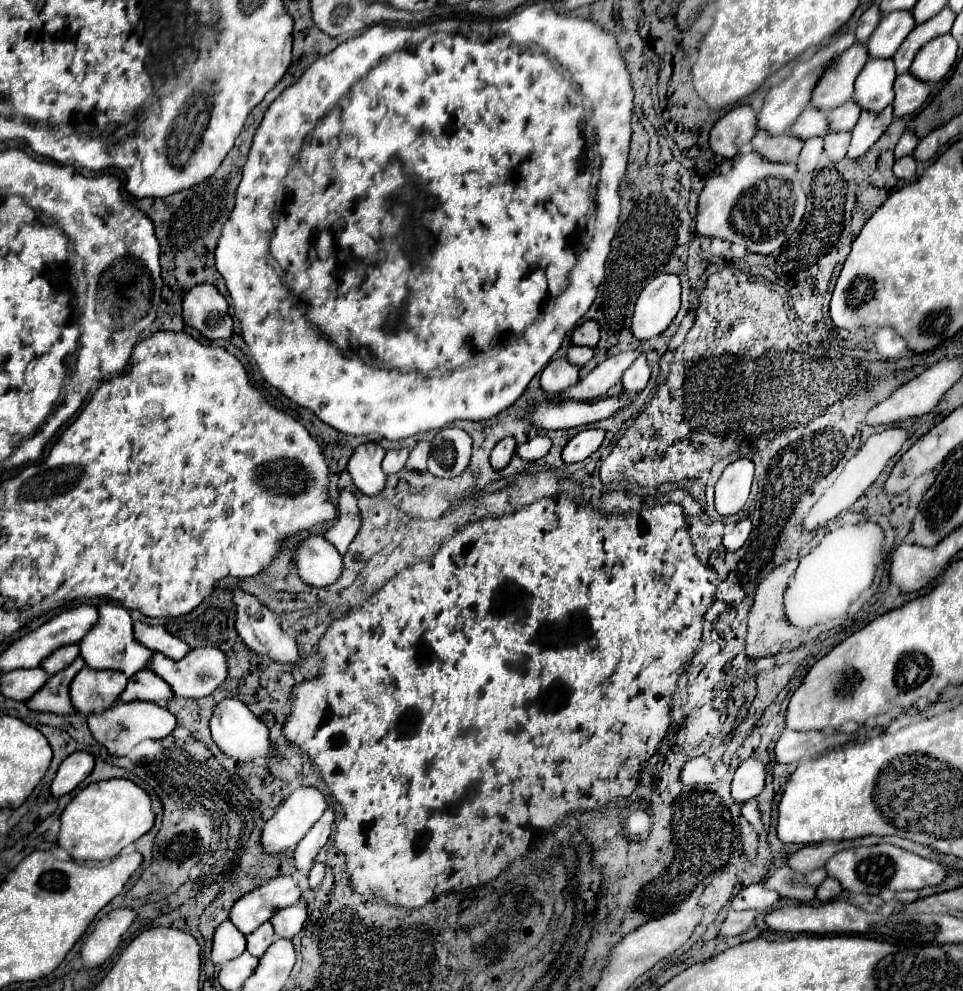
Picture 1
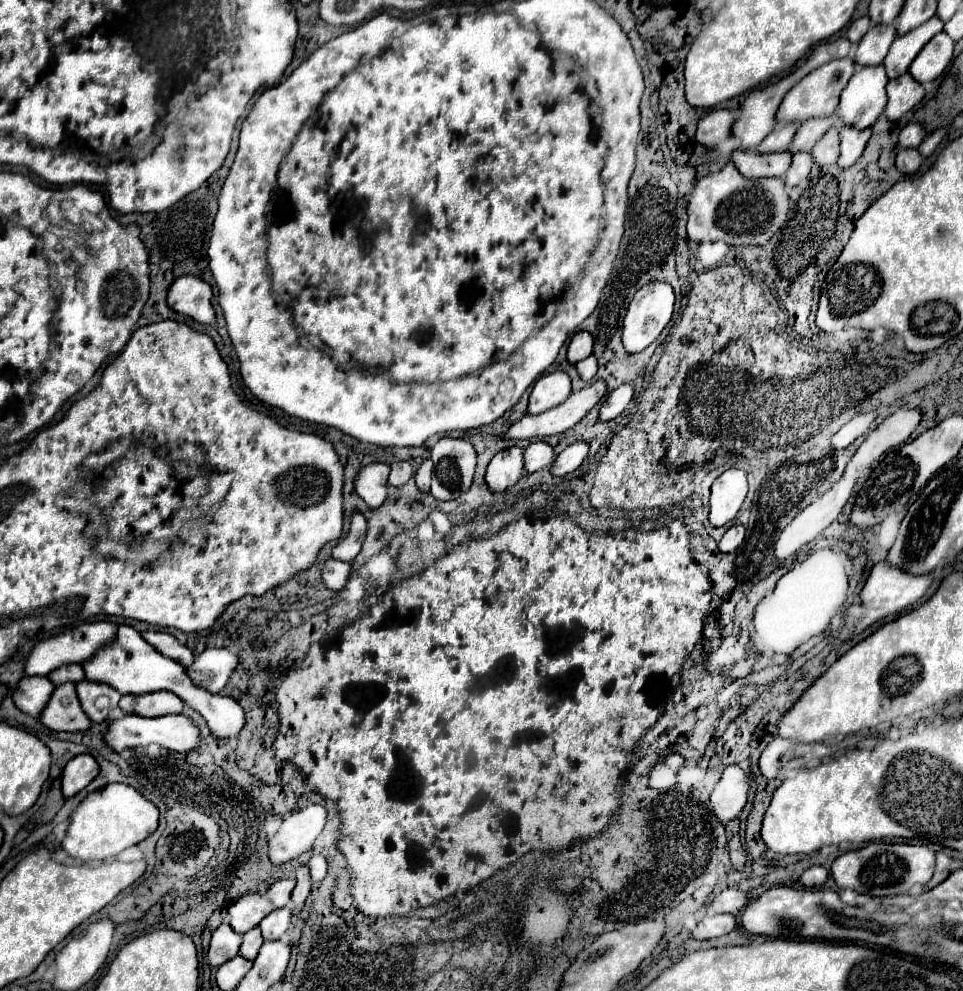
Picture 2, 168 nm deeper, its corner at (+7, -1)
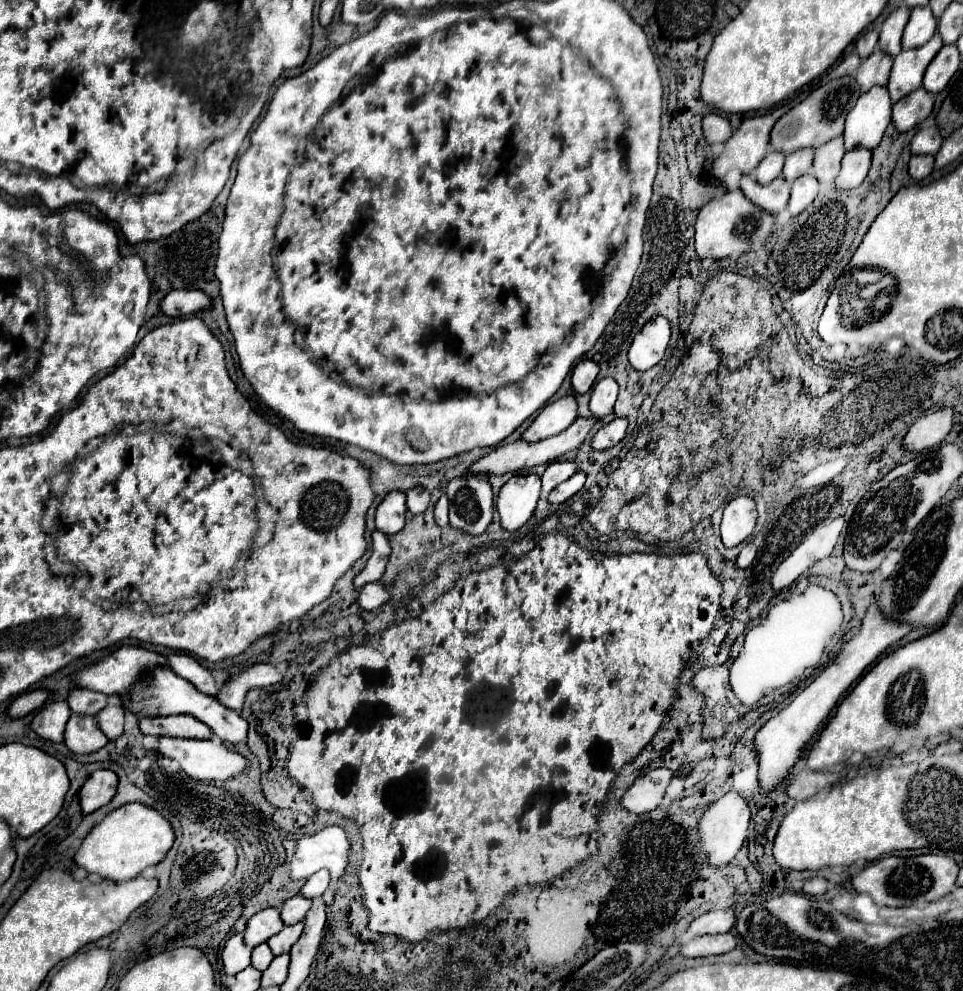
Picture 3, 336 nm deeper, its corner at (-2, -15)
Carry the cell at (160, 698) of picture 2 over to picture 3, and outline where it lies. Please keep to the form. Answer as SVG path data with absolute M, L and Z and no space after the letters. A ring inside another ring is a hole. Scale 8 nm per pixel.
M192 715L142 717L138 727L144 735L186 737L186 739L210 739L212 737L212 731Z

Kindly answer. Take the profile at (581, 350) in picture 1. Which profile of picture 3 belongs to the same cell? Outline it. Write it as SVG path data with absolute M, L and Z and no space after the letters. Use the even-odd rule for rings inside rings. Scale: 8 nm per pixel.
M604 377L604 379L596 381L592 387L592 397L590 397L592 415L602 419L608 413L612 413L616 397L618 397L618 385L612 377Z

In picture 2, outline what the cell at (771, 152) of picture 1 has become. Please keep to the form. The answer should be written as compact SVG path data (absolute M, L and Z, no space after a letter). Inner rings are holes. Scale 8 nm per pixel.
M737 149L737 151L733 151L731 161L737 165L737 169L739 169L739 173L743 173L743 177L759 179L759 177L783 177L791 165L791 157L793 155L787 151L761 155L757 151Z

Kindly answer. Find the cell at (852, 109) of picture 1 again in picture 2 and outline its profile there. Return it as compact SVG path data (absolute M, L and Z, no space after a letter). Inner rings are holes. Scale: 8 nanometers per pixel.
M831 115L831 117L823 117L823 119L811 119L811 121L805 121L799 125L791 145L787 147L789 153L799 153L799 151L811 151L813 145L817 143L817 139L821 139L821 135L831 127L831 125L837 125L839 119L837 115Z

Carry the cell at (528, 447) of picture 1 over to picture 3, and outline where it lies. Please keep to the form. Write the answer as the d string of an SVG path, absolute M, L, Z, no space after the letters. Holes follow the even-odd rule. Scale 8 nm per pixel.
M554 461L542 473L542 495L546 497L556 485L566 481L572 473L576 473L576 463L572 461Z

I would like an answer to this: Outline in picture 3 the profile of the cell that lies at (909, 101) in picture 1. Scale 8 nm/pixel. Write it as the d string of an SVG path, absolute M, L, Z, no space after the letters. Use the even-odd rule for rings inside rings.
M922 87L894 103L892 107L892 123L894 127L904 133L918 127L930 113L932 113L932 97Z

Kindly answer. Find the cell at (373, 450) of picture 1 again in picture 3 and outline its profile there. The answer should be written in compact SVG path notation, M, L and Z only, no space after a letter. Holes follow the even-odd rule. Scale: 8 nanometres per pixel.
M390 491L376 509L376 529L390 535L404 527L406 495L402 491Z

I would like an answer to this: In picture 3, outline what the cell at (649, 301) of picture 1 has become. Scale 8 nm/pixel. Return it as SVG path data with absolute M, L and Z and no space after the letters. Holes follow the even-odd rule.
M652 317L634 337L628 349L628 361L636 371L648 371L664 357L672 337L672 325L666 317Z

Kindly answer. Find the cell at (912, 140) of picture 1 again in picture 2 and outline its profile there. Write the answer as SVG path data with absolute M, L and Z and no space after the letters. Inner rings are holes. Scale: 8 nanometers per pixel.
M909 123L899 133L901 147L919 147L923 139L925 139L925 129L919 123Z

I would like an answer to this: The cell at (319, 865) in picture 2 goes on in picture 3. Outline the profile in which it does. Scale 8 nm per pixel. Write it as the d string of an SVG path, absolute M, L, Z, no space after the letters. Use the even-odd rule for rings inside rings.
M320 869L318 873L314 873L314 875L304 883L304 887L302 887L300 893L302 893L304 897L310 897L310 899L322 897L322 893L328 889L328 885L330 885L330 875L328 875L328 871Z

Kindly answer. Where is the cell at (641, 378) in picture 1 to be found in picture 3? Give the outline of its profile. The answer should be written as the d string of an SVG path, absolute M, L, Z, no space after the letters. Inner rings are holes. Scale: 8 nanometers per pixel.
M616 417L612 419L608 425L604 425L592 439L592 447L596 451L604 451L604 449L610 449L614 445L618 445L624 435L626 435L626 429L628 429L628 419L626 417Z

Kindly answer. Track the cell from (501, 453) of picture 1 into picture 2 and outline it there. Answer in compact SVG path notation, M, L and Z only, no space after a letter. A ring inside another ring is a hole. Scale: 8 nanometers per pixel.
M511 447L497 453L491 459L485 481L493 493L503 493L507 487L515 485L521 479L521 471L523 471L523 449Z

